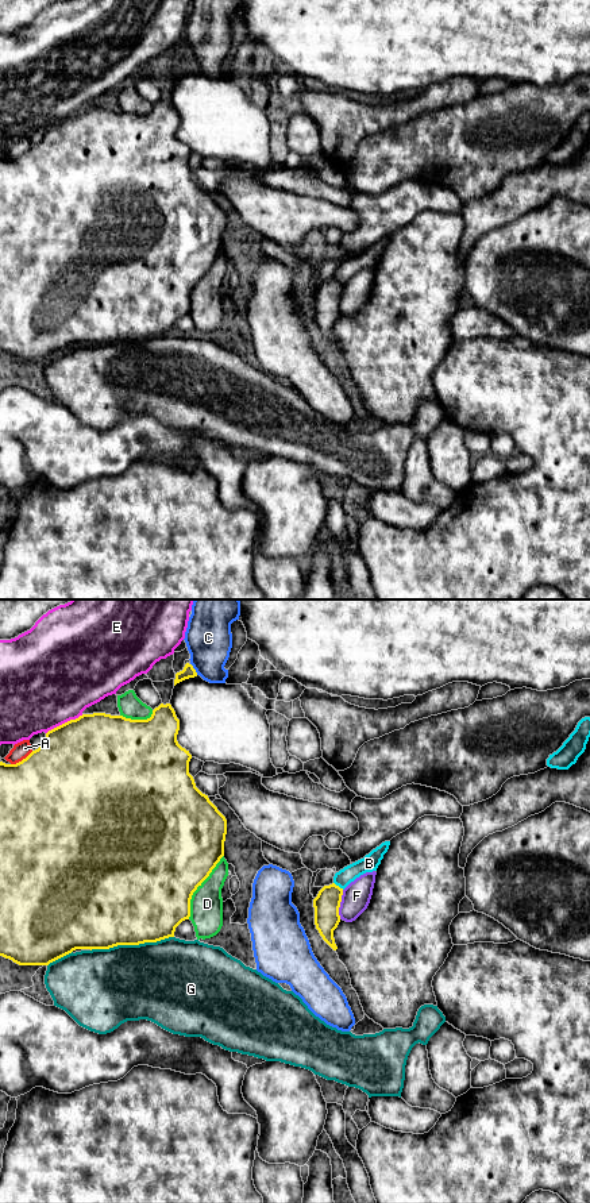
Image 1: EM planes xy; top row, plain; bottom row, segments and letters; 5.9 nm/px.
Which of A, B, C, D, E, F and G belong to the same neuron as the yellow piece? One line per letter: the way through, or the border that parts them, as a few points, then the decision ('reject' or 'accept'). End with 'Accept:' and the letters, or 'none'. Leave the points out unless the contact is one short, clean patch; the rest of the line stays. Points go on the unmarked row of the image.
A: reject
B: border xy (334, 277), (343, 284); reject
C: reject
D: reject
E: reject
F: reject
G: reject
Accept: none

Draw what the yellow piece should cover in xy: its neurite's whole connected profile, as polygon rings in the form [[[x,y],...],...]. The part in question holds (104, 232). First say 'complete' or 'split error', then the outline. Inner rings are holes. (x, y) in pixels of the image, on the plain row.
complete; [[[161,99],[153,105],[147,115],[131,115],[123,111],[111,111],[105,108],[82,109],[76,115],[70,115],[46,128],[43,139],[32,146],[26,154],[16,159],[5,159],[0,157],[0,351],[12,355],[19,360],[49,360],[50,358],[72,348],[76,344],[109,344],[117,340],[139,340],[144,338],[157,338],[169,332],[174,332],[176,323],[190,312],[190,294],[198,281],[209,271],[212,265],[224,251],[224,236],[227,230],[227,215],[203,189],[189,169],[189,157],[192,150],[177,136],[180,126],[180,115],[170,99]]]

